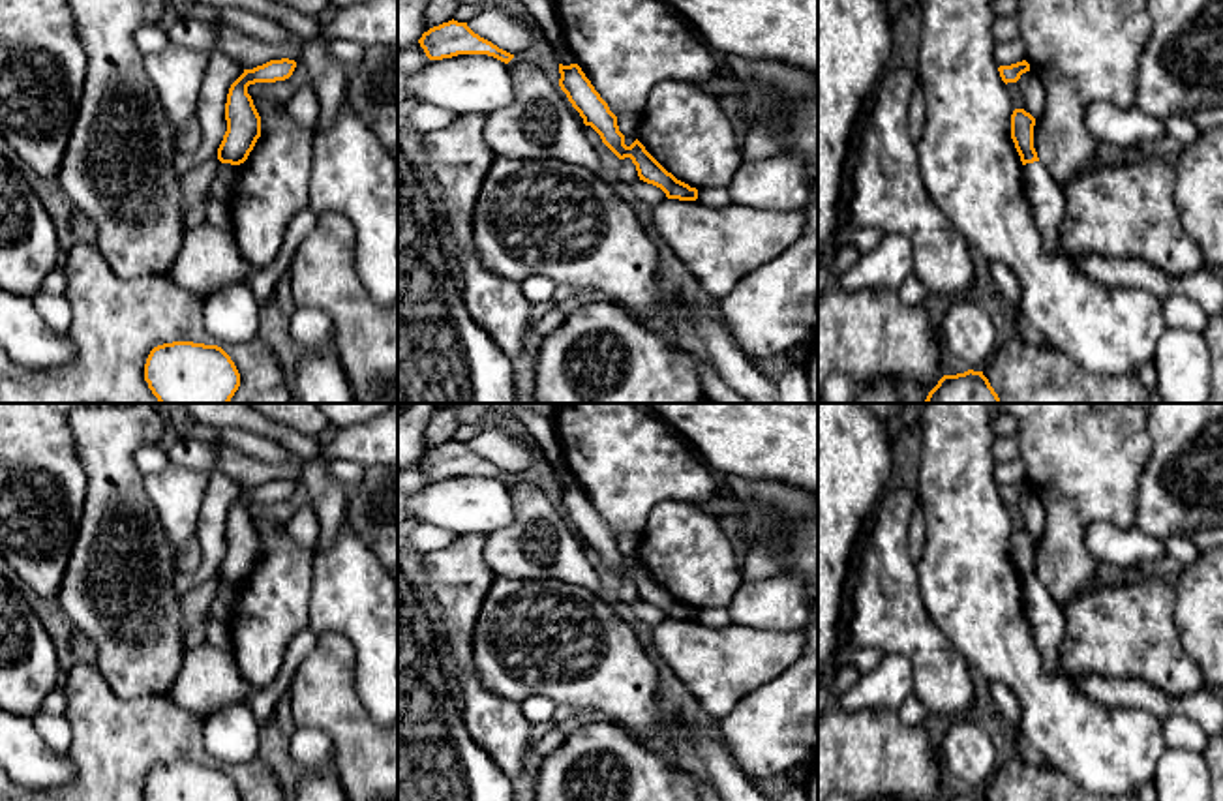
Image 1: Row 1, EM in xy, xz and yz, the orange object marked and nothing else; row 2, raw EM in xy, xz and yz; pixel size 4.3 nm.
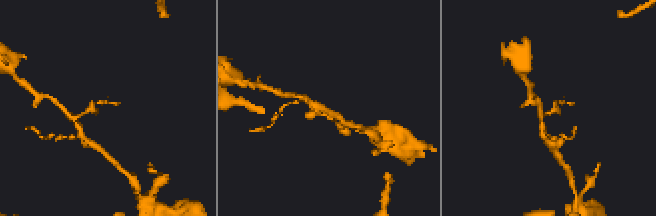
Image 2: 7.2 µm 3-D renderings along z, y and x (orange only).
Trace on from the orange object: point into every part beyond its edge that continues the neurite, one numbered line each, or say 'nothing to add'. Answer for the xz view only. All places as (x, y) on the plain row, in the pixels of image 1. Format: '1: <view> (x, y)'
nothing to add

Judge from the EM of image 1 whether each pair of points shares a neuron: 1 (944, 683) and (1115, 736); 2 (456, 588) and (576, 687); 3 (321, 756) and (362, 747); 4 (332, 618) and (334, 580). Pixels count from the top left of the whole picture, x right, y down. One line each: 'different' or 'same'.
1: different
2: different
3: different
4: same

